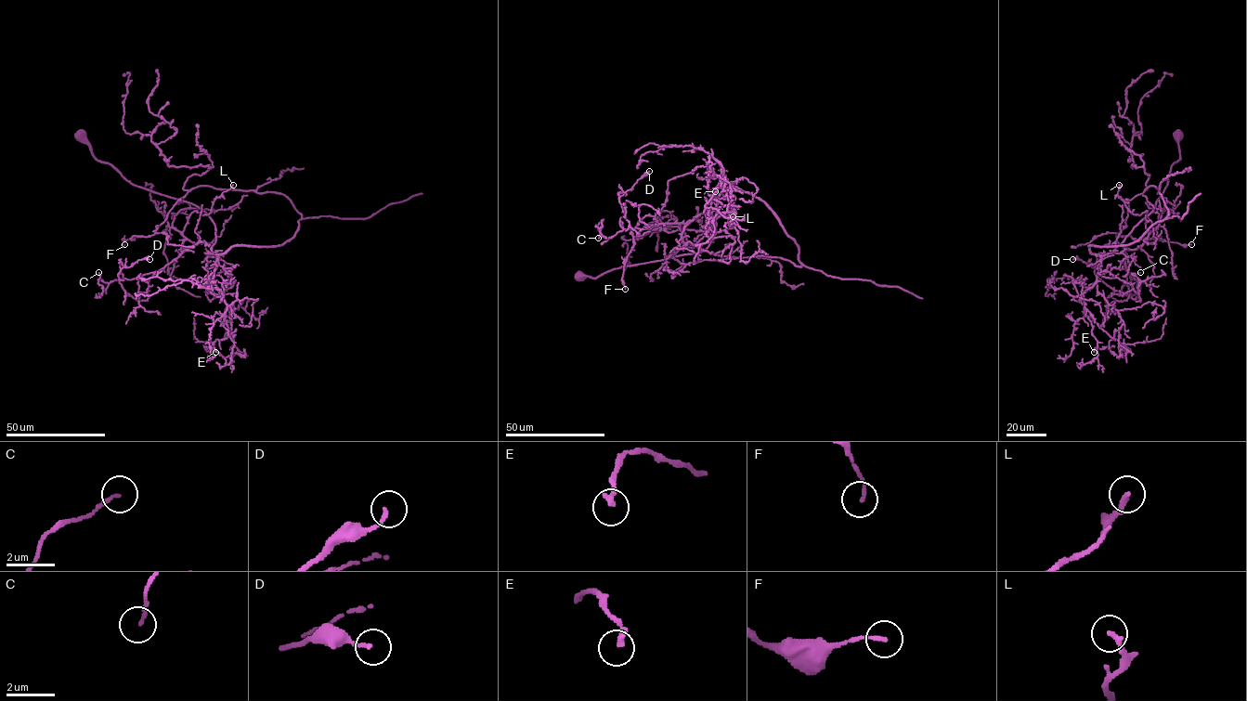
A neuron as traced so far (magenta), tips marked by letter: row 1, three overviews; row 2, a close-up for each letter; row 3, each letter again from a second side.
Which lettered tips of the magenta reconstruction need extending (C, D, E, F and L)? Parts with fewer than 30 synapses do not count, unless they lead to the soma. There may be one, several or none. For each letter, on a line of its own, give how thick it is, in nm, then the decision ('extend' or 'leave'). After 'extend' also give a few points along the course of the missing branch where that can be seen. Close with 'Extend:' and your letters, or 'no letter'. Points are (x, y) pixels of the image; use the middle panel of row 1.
C: calibre 140 nm; leave
D: calibre 150 nm; leave
E: calibre 220 nm; leave
F: calibre 130 nm; leave
L: calibre 190 nm; leave
Extend: no letter

